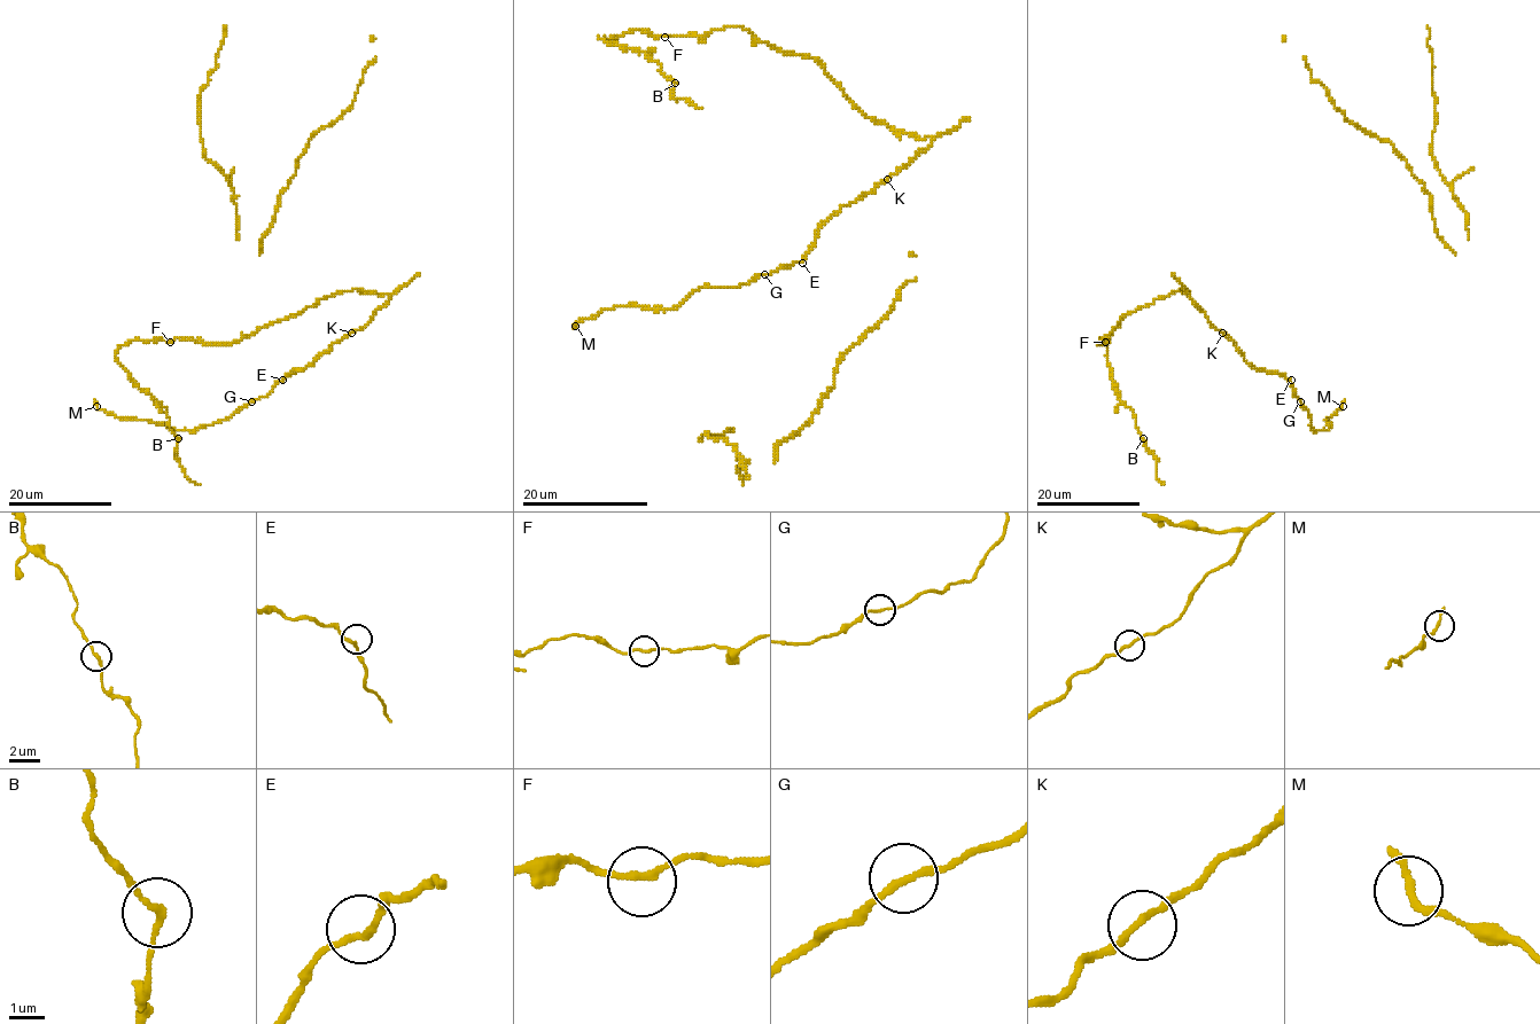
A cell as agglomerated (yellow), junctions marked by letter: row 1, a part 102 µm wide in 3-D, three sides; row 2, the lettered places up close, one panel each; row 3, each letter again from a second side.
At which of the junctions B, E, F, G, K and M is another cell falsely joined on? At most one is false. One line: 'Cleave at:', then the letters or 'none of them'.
Cleave at: none of them

